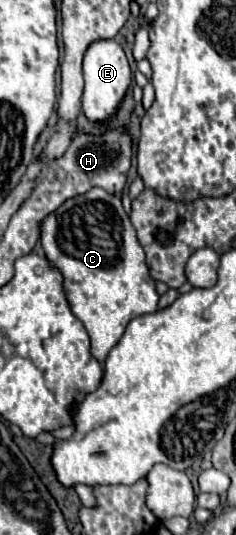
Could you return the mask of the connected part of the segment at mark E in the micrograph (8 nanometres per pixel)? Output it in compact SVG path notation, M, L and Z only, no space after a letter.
M99 39L93 41L83 57L83 111L89 121L105 121L115 113L117 105L125 97L125 91L131 83L131 69L121 45L115 39Z

